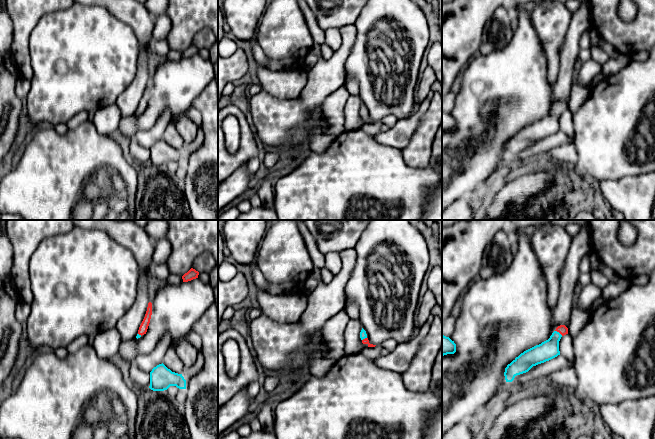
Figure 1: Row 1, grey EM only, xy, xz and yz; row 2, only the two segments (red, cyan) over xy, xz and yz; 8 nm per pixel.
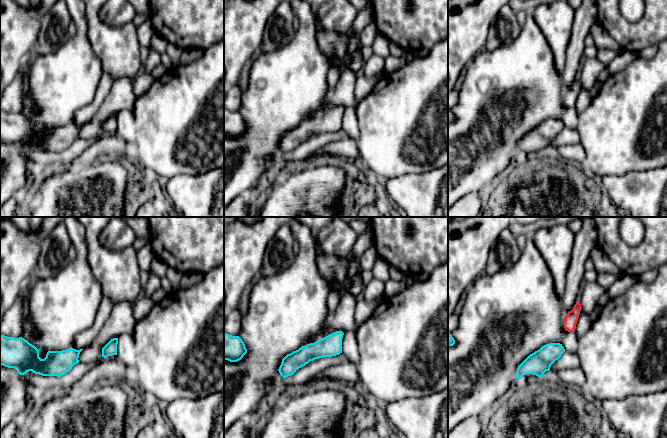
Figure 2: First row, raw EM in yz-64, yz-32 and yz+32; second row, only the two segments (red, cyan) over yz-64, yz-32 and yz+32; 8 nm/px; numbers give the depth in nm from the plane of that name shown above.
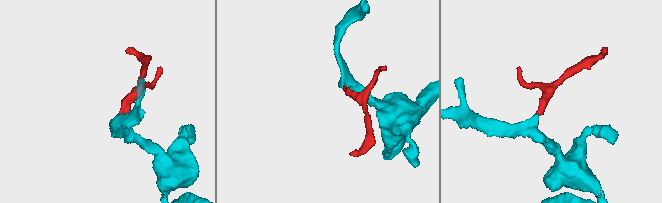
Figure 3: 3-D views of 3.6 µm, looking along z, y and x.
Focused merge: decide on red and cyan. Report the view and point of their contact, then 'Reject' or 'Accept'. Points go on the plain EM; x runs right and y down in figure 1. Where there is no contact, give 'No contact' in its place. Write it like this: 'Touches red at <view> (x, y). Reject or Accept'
Touches red at yz (559, 108). Accept

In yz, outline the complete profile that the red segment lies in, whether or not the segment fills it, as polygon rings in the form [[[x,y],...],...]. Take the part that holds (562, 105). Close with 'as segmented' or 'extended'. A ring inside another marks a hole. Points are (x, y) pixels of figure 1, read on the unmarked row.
[[[560,101],[548,116],[521,129],[505,144],[506,158],[512,158],[517,151],[528,148],[533,142],[560,131],[559,117],[566,110],[568,110],[568,104],[565,101]]]; extended

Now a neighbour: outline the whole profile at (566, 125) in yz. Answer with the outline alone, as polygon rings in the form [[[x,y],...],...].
[[[566,110],[561,113],[559,117],[560,131],[568,135],[574,141],[574,124],[573,124],[573,113]]]

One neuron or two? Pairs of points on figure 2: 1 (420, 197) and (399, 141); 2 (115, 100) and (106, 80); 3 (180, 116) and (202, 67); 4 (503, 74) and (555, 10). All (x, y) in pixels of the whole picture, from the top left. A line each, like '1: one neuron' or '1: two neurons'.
1: two neurons
2: two neurons
3: one neuron
4: two neurons

